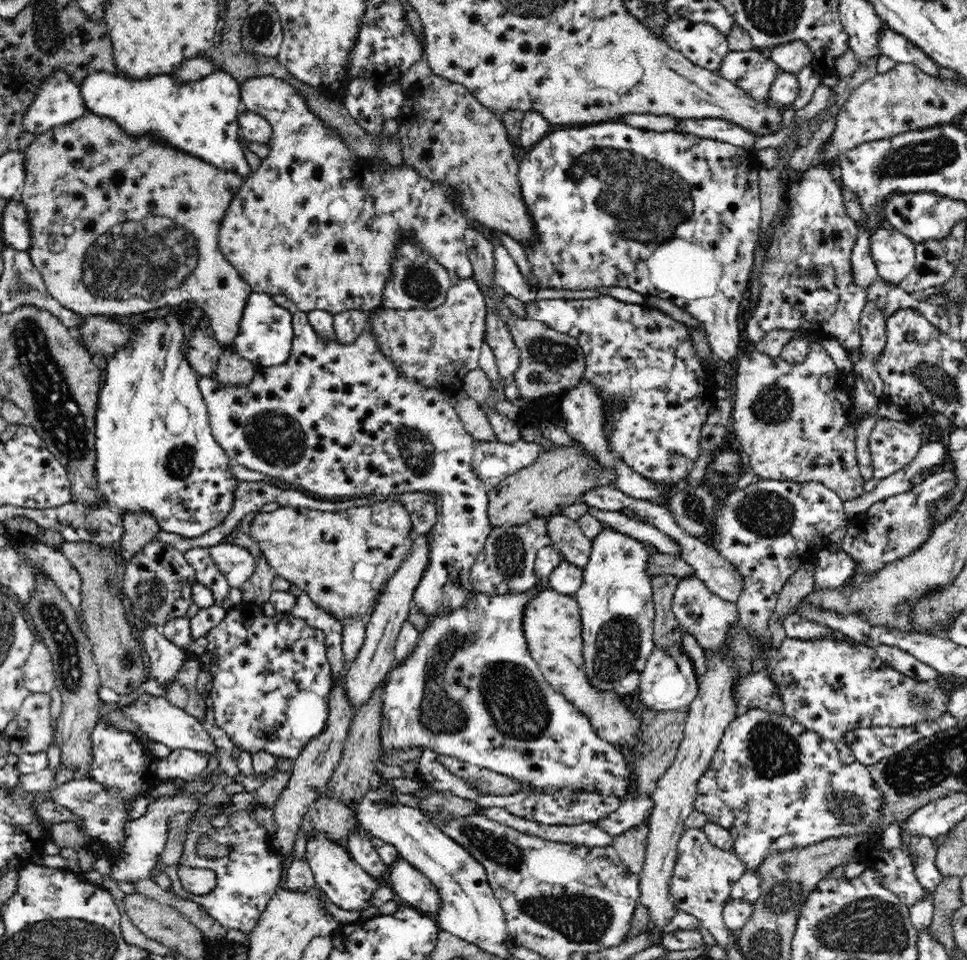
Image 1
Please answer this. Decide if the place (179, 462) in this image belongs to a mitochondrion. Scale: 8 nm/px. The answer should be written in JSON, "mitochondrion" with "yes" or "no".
{"mitochondrion":"yes"}

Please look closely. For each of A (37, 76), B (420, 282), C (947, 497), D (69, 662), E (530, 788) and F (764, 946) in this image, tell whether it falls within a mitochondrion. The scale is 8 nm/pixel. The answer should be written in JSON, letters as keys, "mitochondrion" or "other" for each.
{"A":"other","B":"mitochondrion","C":"other","D":"mitochondrion","E":"other","F":"mitochondrion"}

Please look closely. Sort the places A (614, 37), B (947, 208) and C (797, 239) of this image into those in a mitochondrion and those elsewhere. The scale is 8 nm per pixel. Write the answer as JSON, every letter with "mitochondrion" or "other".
{"A":"other","B":"other","C":"mitochondrion"}

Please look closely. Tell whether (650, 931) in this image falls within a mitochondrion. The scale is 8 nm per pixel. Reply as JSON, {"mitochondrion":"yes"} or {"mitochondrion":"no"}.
{"mitochondrion":"no"}

